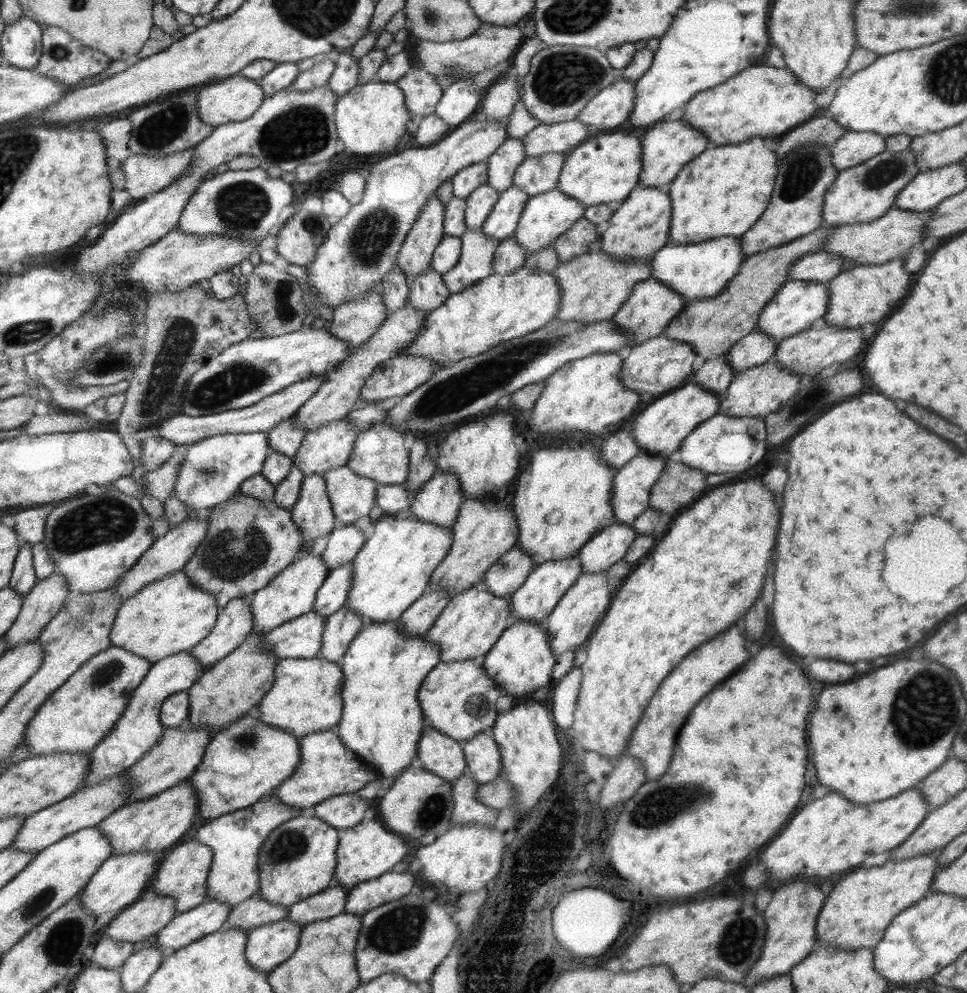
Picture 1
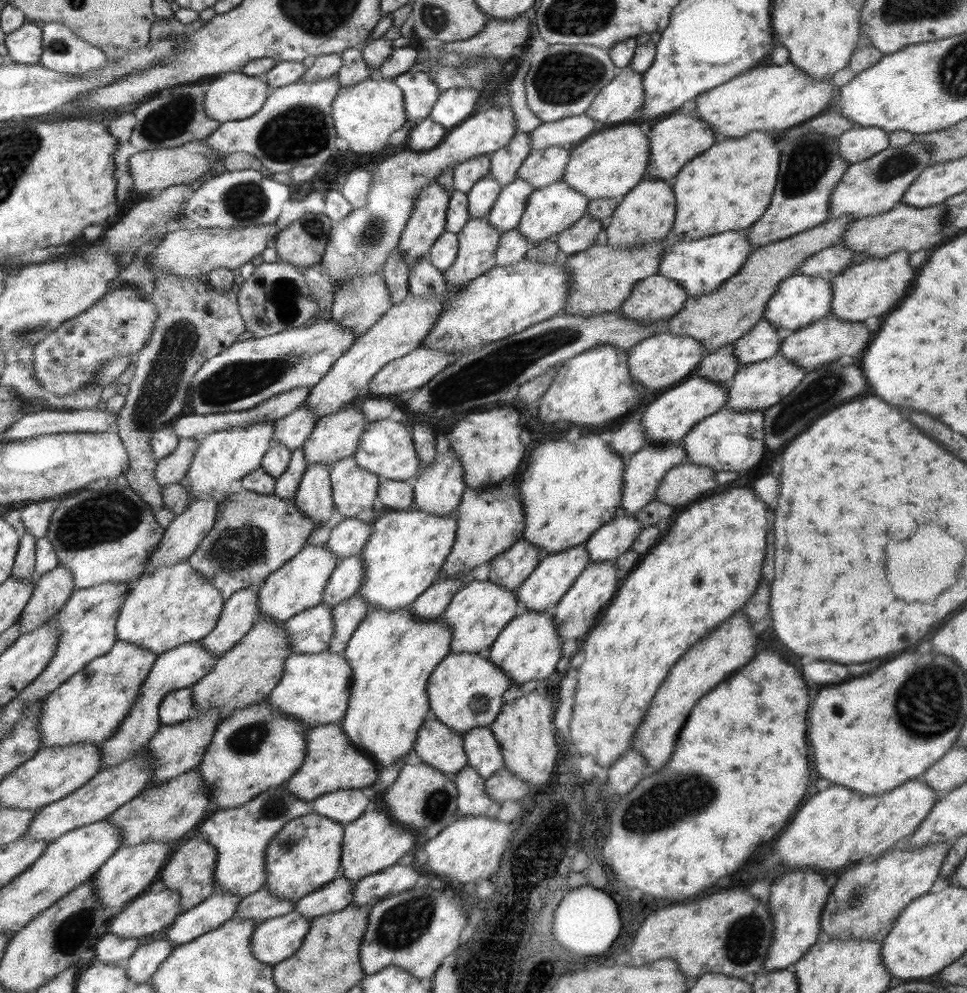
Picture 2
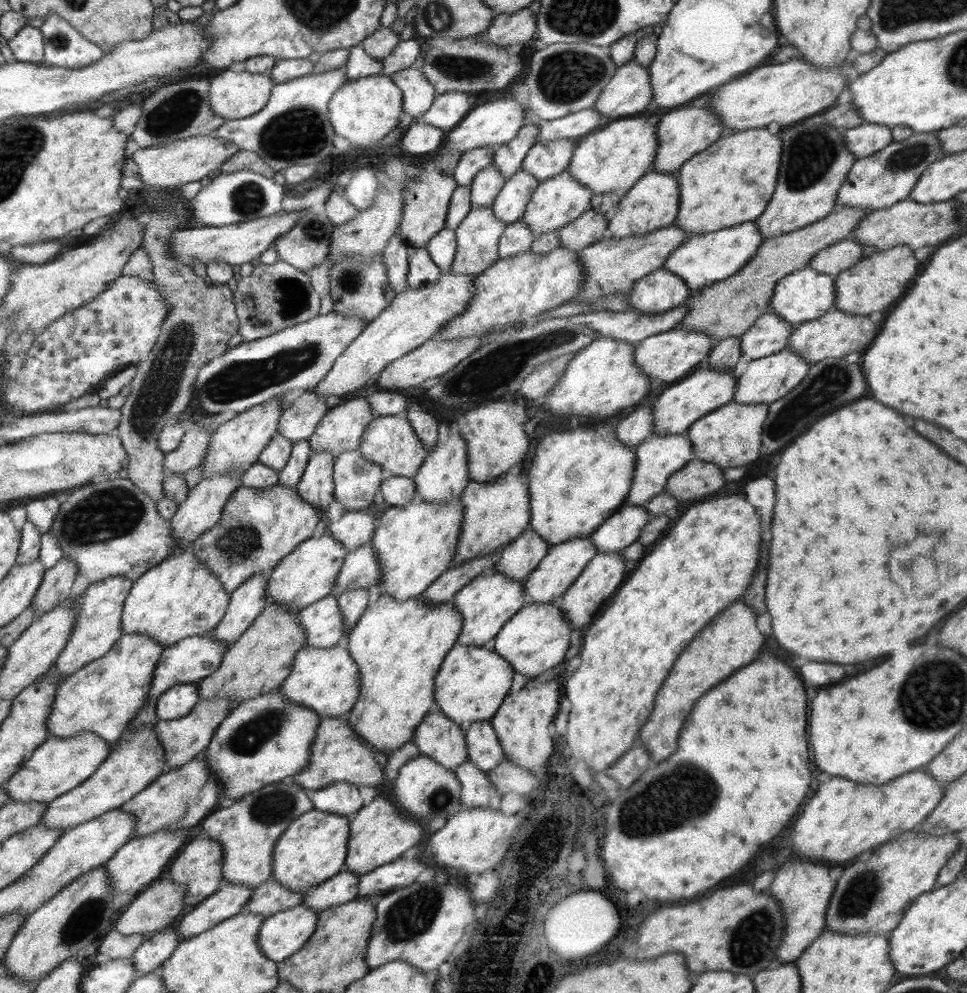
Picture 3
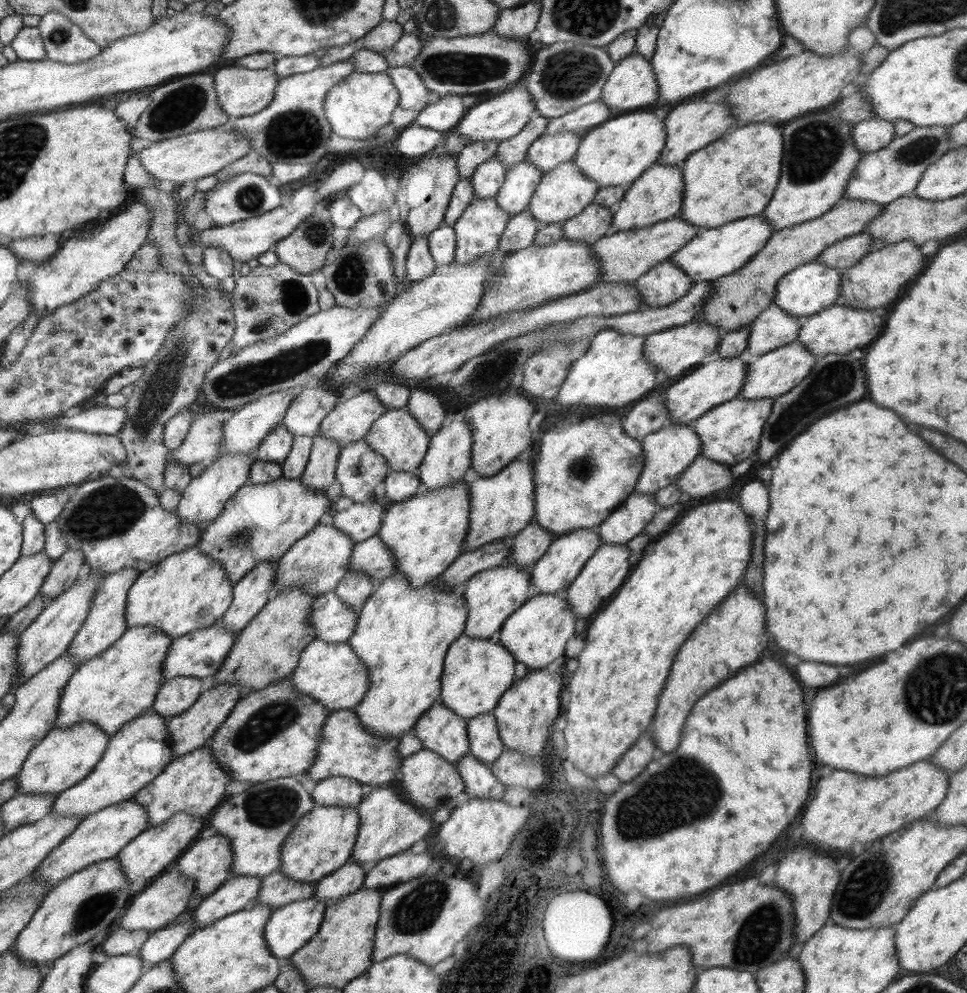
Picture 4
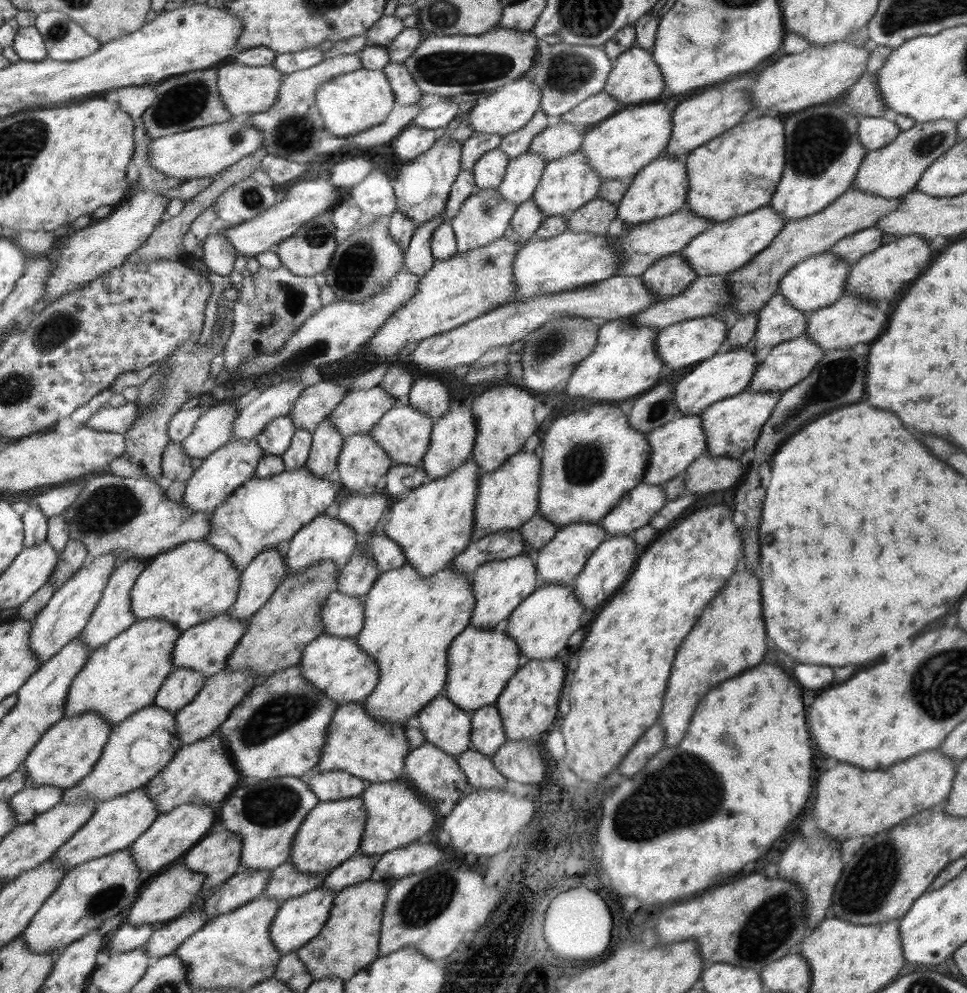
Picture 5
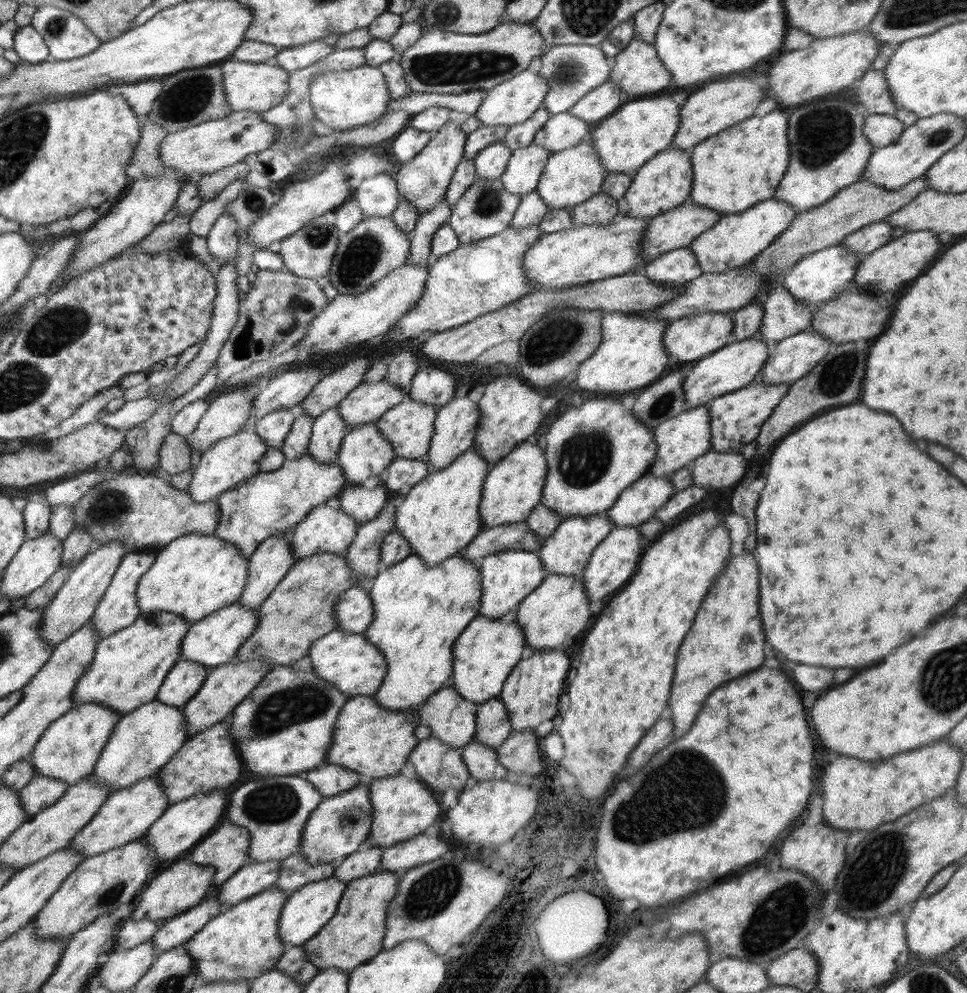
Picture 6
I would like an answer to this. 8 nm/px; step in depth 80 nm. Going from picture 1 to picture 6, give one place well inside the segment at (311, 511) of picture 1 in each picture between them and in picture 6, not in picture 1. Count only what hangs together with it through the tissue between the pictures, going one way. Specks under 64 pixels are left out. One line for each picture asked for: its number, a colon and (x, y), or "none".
2: (314, 498)
3: (316, 486)
4: (320, 471)
5: (327, 442)
6: (328, 431)

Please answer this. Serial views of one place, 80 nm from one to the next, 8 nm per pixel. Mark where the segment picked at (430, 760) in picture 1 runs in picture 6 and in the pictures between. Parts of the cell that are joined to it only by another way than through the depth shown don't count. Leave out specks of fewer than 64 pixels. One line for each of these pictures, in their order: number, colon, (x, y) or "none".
2: (437, 745)
3: (439, 738)
4: (440, 730)
5: (447, 726)
6: (452, 719)

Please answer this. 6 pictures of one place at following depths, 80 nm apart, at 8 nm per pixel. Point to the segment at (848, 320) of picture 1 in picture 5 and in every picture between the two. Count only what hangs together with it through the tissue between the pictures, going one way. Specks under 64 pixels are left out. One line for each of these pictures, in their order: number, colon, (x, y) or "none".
2: (868, 289)
3: (869, 285)
4: (879, 277)
5: (880, 274)

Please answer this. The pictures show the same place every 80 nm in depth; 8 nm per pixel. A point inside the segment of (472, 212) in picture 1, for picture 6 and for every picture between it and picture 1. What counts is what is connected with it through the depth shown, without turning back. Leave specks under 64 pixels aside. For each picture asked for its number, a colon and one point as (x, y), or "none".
2: (481, 198)
3: (487, 184)
4: (488, 177)
5: (488, 172)
6: (490, 163)

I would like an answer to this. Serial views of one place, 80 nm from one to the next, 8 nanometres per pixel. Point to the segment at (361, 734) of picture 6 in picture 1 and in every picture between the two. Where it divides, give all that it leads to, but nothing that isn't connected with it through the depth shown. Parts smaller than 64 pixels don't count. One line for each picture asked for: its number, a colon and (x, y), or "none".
1: (327, 767)
2: (331, 762)
3: (337, 753)
4: (347, 749)
5: (357, 743)

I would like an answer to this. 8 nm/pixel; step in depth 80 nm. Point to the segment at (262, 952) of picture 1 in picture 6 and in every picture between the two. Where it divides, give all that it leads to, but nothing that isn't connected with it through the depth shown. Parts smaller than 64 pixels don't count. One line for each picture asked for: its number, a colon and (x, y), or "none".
2: (276, 939)
3: (282, 934)
4: (289, 928)
5: (300, 918)
6: (306, 911)

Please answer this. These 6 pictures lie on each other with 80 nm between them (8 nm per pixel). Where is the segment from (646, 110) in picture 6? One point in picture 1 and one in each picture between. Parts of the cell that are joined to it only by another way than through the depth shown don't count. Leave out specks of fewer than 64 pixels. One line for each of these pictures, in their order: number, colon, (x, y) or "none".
1: (606, 167)
2: (608, 164)
3: (611, 159)
4: (618, 151)
5: (621, 145)

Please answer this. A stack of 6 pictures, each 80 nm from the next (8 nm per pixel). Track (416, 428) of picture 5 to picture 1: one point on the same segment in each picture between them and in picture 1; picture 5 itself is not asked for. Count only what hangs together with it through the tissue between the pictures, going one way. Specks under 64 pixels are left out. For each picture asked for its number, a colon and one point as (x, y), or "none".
1: (379, 453)
2: (385, 448)
3: (391, 442)
4: (396, 435)

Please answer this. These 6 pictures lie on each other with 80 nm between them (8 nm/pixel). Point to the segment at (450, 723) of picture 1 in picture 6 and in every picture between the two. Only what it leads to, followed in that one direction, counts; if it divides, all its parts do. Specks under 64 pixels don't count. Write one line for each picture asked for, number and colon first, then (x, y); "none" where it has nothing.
2: (465, 690)
3: (472, 682)
4: (477, 672)
5: (480, 663)
6: (488, 650)

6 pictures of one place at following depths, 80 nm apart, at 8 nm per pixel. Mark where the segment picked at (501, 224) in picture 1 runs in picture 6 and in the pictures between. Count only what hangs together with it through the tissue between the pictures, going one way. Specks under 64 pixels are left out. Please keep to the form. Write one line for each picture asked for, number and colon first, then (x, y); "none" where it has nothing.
2: (508, 209)
3: (510, 204)
4: (521, 181)
5: (523, 174)
6: (522, 175)

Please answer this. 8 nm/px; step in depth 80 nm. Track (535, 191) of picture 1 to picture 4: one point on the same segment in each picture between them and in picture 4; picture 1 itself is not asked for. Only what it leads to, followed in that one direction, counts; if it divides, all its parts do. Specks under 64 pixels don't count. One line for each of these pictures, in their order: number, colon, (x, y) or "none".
2: (541, 168)
3: (546, 159)
4: (547, 152)

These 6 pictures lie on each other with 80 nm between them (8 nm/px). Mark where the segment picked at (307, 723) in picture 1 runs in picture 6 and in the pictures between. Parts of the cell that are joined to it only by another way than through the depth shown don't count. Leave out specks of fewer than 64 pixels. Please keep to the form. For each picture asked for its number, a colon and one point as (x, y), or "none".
2: (315, 688)
3: (328, 681)
4: (332, 673)
5: (337, 667)
6: (348, 661)

